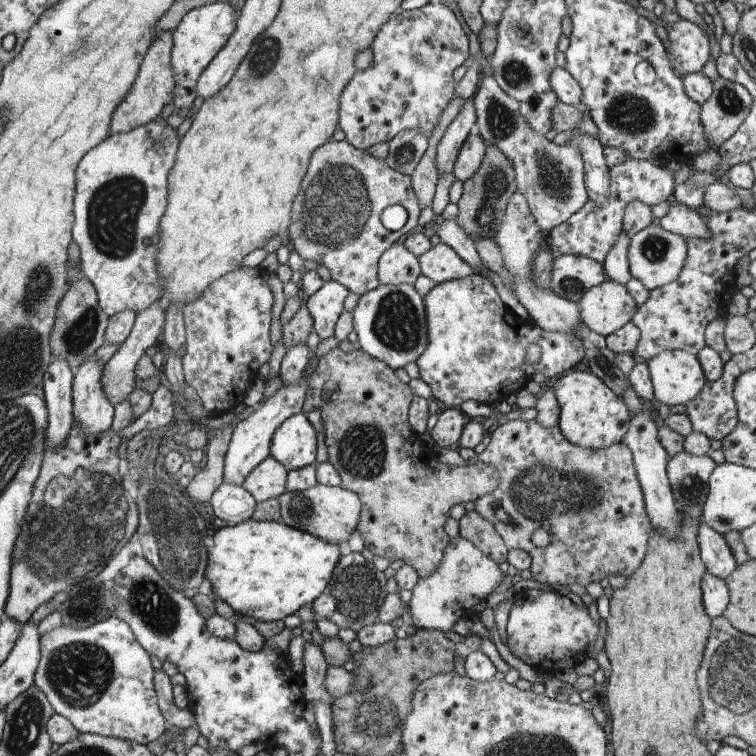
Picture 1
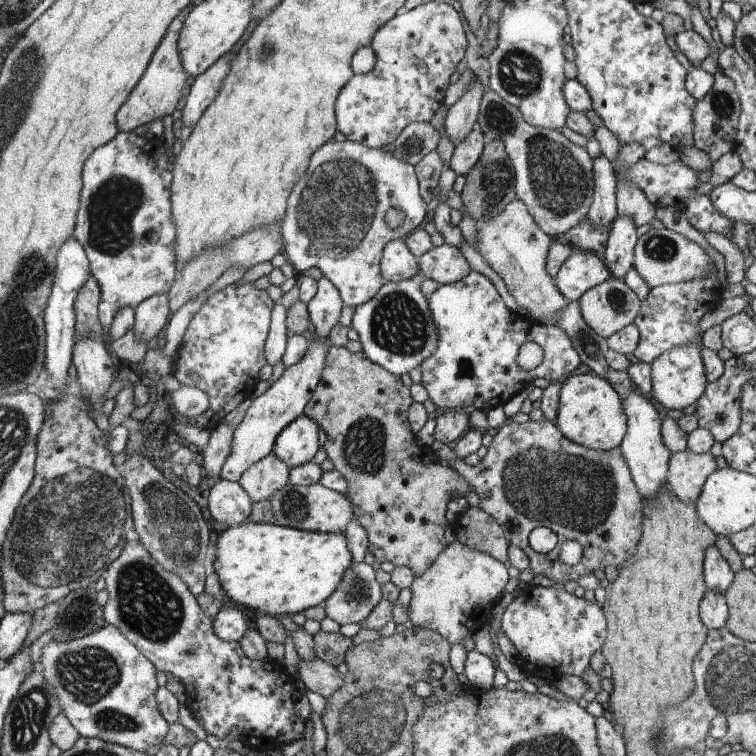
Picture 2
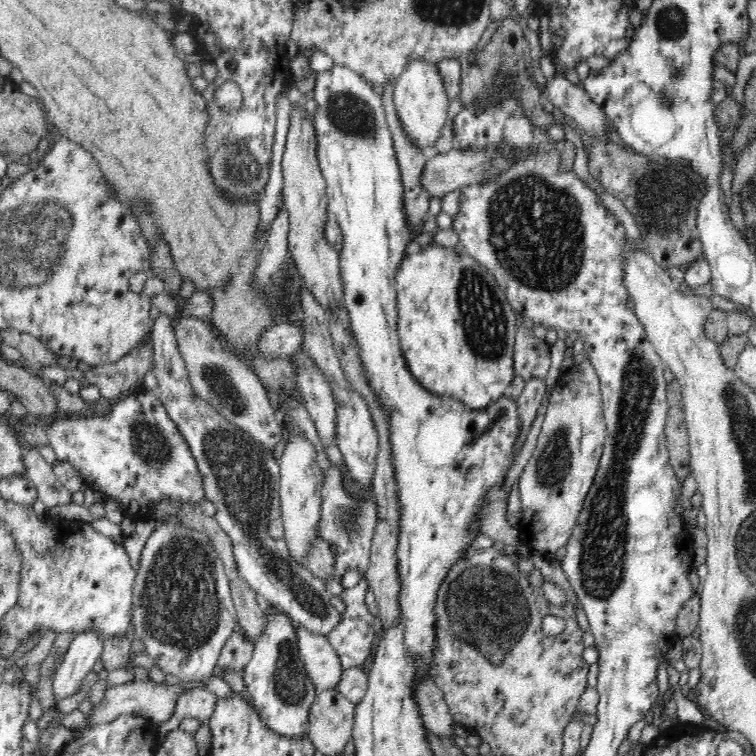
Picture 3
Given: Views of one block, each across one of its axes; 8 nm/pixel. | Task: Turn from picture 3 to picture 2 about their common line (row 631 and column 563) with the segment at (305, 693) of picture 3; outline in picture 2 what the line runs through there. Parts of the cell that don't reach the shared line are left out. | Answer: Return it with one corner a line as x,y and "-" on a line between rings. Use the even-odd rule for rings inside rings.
575,249
554,277
569,301
578,301
586,291
602,284
611,274
604,259
593,252

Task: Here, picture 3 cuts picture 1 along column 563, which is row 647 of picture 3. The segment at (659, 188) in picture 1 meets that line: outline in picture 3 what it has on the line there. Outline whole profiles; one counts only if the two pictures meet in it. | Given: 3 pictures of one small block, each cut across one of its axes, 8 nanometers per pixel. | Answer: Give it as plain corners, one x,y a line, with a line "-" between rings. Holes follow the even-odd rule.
236,628
226,644
222,652
220,652
220,658
217,665
220,669
226,669
228,671
242,671
250,662
254,652
254,642
248,640
243,633

